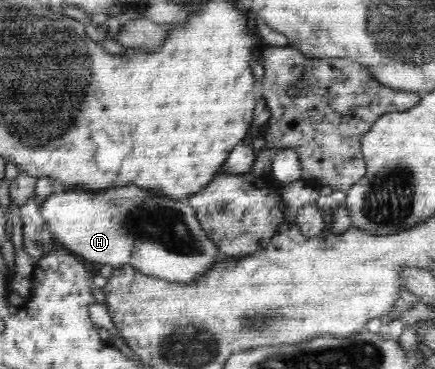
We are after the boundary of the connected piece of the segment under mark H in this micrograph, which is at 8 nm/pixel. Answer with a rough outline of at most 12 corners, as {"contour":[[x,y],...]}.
{"contour":[[137,186],[38,205],[91,267],[191,283],[218,250],[187,200]]}

